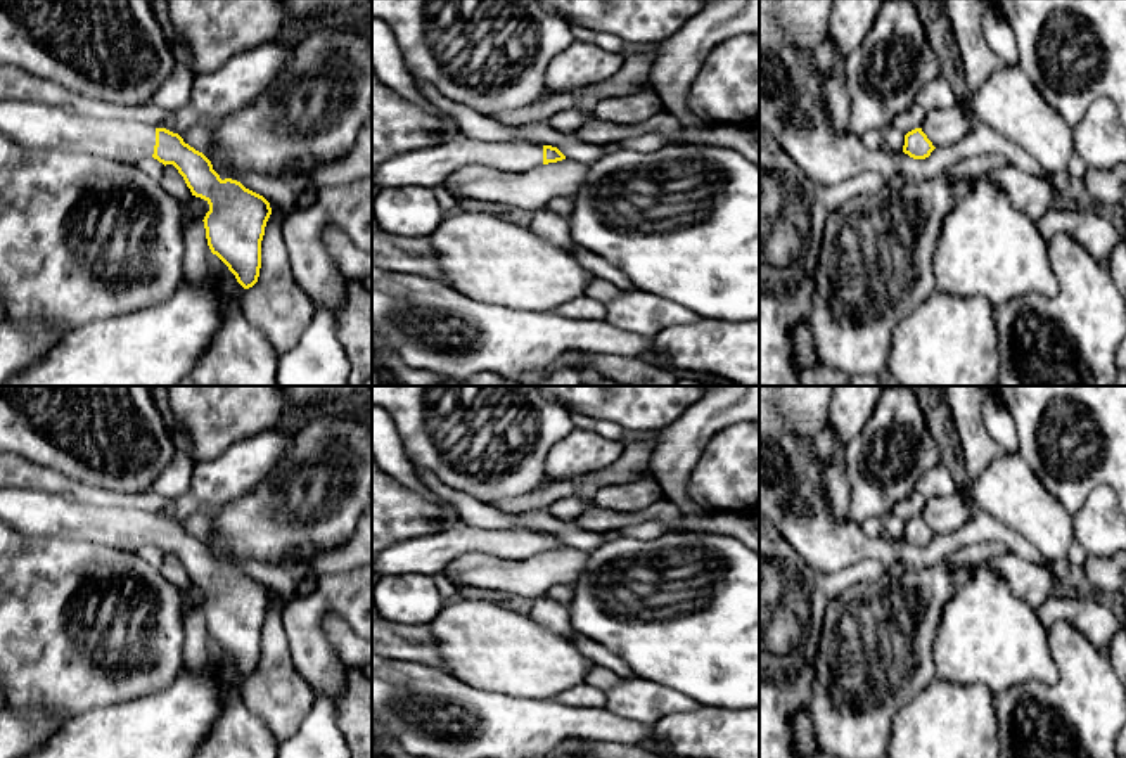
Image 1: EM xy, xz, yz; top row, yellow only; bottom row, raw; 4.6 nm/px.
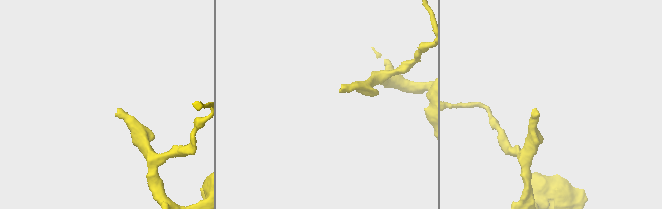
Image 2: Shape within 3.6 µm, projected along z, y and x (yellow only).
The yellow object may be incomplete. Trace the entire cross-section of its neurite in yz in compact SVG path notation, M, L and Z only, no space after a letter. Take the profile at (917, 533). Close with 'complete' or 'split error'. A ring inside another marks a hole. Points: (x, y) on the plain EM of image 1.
M915 516L905 523L903 540L913 547L925 547L936 535L922 519L922 516Z; complete

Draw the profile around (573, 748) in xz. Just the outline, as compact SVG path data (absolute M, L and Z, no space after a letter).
M576 737L567 739L543 758L585 758L585 741Z

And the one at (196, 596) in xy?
M192 583L190 588L183 592L182 609L185 611L189 606L204 607L208 599L209 599L208 588Z

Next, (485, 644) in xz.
M488 599L445 602L429 628L448 673L476 689L500 691L505 696L553 699L581 685L593 665L574 640L541 626L529 614Z

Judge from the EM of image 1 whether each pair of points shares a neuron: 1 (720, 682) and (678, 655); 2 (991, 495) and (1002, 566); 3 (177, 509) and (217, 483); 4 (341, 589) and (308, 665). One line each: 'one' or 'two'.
1: one
2: two
3: one
4: one

